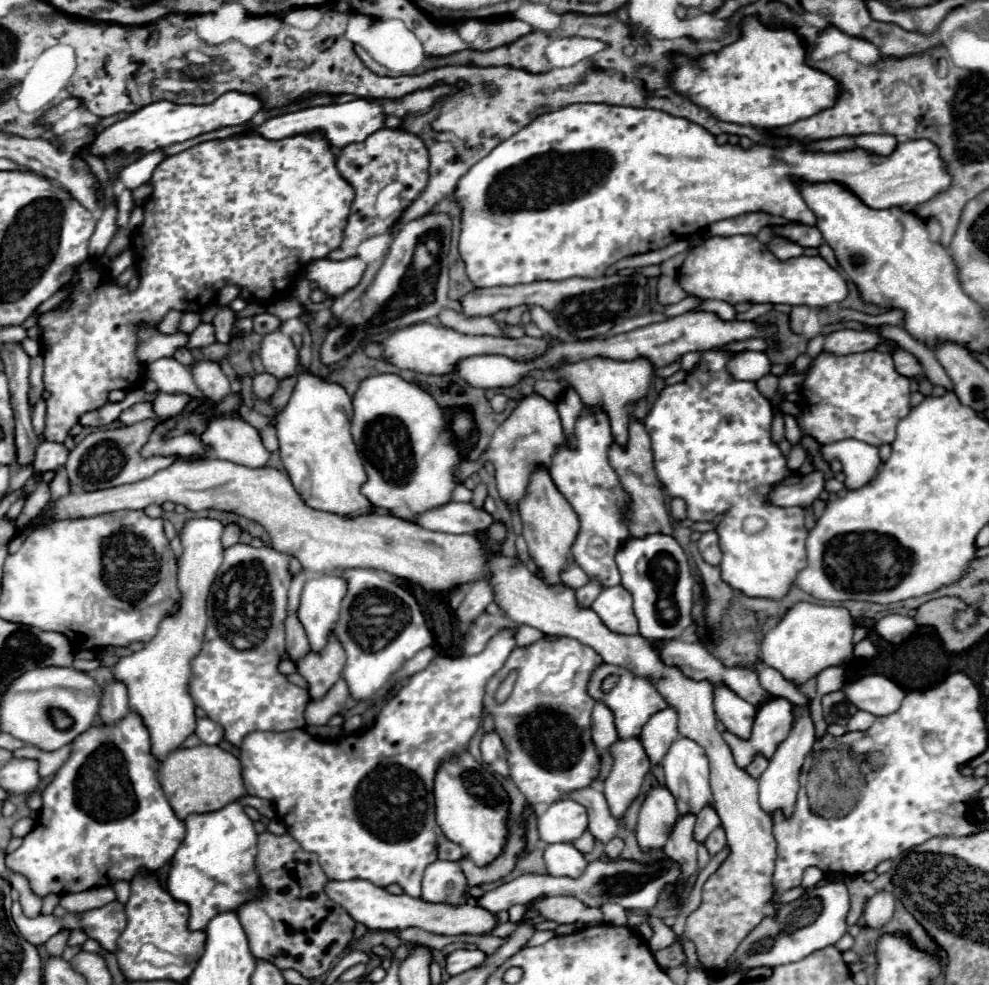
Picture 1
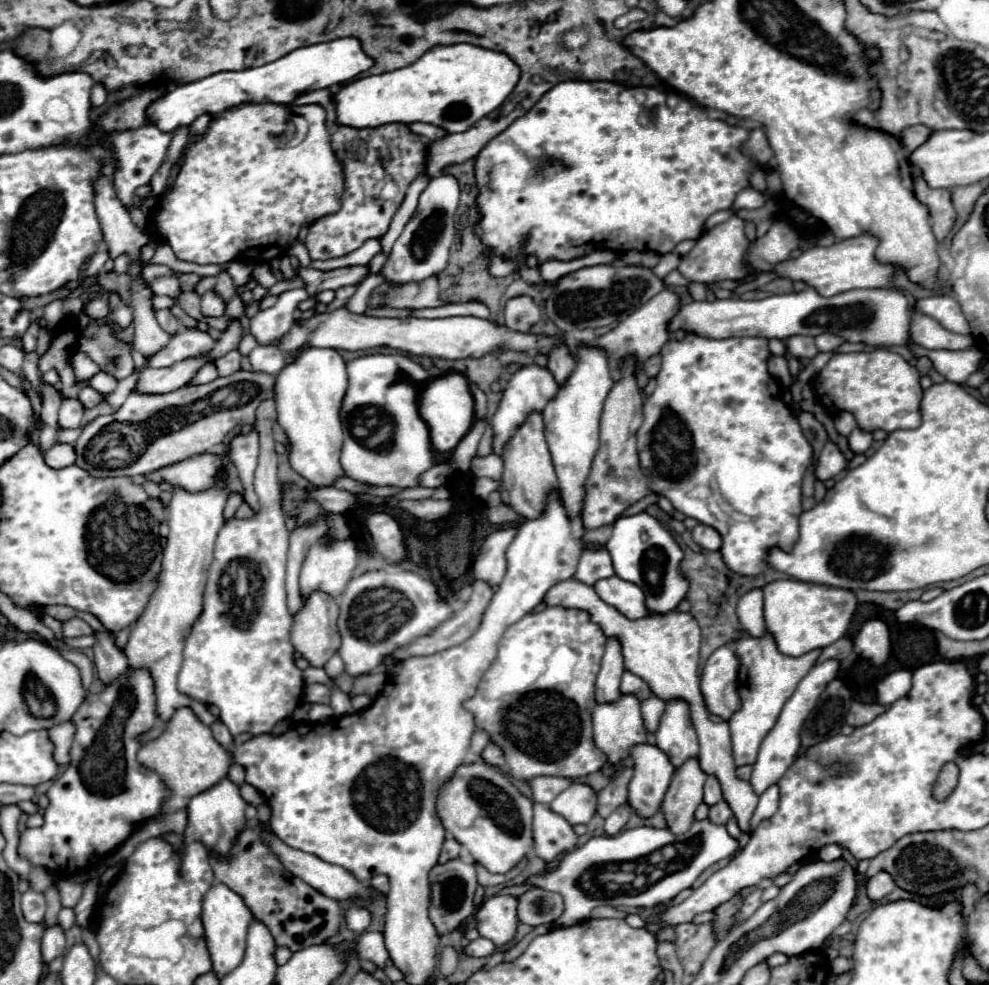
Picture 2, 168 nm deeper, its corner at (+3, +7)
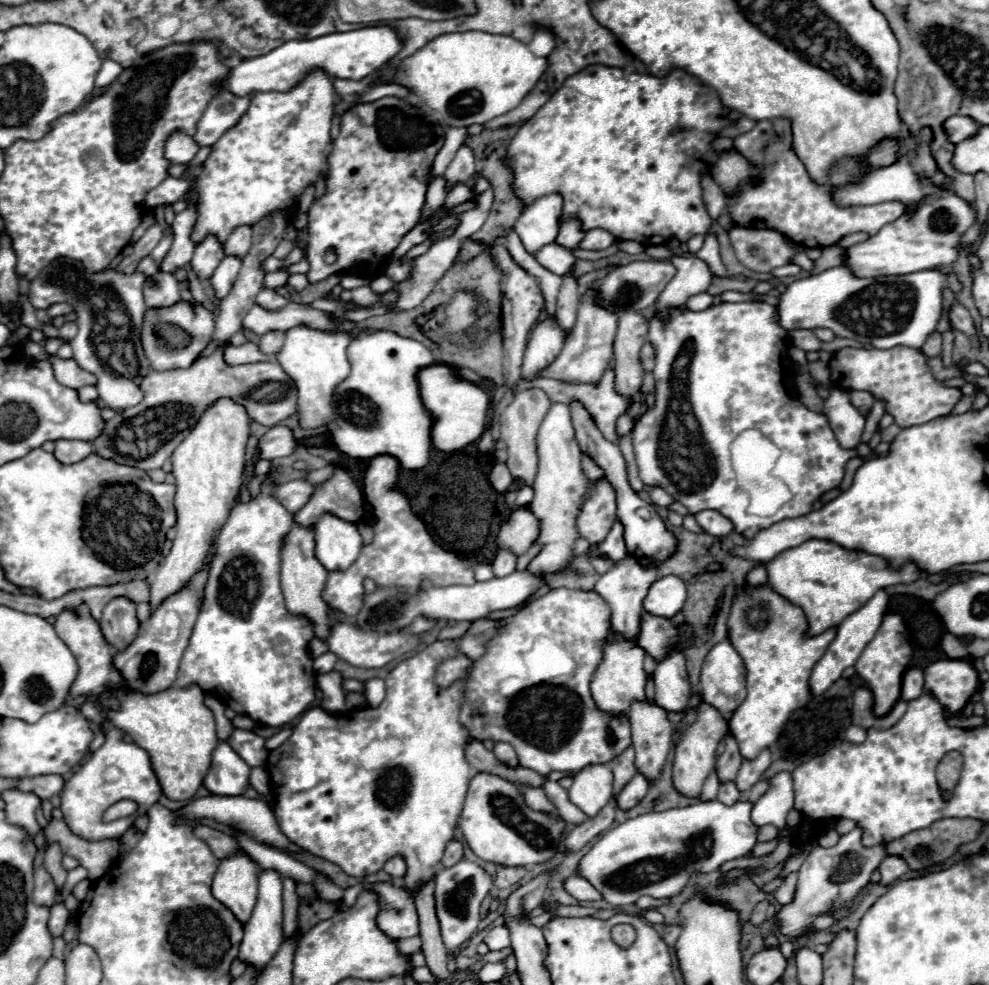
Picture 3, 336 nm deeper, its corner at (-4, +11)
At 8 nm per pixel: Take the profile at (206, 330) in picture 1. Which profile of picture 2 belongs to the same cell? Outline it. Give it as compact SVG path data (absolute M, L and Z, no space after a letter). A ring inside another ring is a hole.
M207 292L201 296L201 314L203 316L223 316L225 304L215 292Z

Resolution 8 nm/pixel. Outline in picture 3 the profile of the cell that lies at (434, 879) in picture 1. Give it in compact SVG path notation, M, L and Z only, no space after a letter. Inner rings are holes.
M460 860L452 868L444 868L436 874L436 916L442 928L442 940L448 952L456 952L480 924L480 904L492 888L490 874L476 862Z

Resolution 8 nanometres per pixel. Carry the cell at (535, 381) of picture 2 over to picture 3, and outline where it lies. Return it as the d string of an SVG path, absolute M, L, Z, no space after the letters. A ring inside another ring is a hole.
M546 316L542 322L538 322L528 338L526 350L524 350L524 364L522 364L522 376L534 378L538 370L546 368L554 362L554 358L560 354L564 344L566 332L560 328L556 316Z

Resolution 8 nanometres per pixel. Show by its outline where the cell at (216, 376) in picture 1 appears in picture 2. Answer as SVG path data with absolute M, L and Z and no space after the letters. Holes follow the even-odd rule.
M181 328L175 336L171 336L167 348L163 348L157 356L149 358L149 366L171 366L175 362L187 360L189 356L201 356L201 352L209 352L209 348L213 348L213 338L209 334L201 330Z

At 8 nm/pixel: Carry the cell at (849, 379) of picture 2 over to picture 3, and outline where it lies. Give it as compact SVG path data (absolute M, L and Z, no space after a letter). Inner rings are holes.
M896 346L892 350L878 348L842 348L830 360L832 382L844 390L868 390L876 398L886 400L886 412L894 416L902 428L926 424L934 418L946 416L964 396L960 388L946 388L934 380L926 366L924 354L914 348Z

